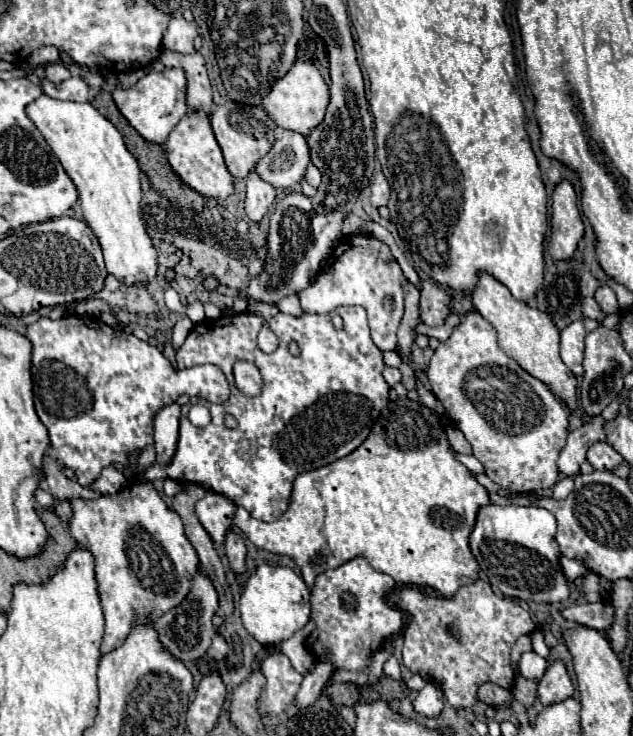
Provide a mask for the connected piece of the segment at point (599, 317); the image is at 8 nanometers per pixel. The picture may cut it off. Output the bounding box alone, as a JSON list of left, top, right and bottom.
[582,297,606,323]

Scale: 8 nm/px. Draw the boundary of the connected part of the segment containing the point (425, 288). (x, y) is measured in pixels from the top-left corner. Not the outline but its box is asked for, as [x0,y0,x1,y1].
[420,281,450,327]

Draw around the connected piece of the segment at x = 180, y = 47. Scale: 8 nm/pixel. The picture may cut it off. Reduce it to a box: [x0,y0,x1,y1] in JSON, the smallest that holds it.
[162,17,198,53]

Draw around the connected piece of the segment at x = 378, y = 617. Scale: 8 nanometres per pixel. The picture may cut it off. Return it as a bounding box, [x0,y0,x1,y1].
[308,557,404,671]

